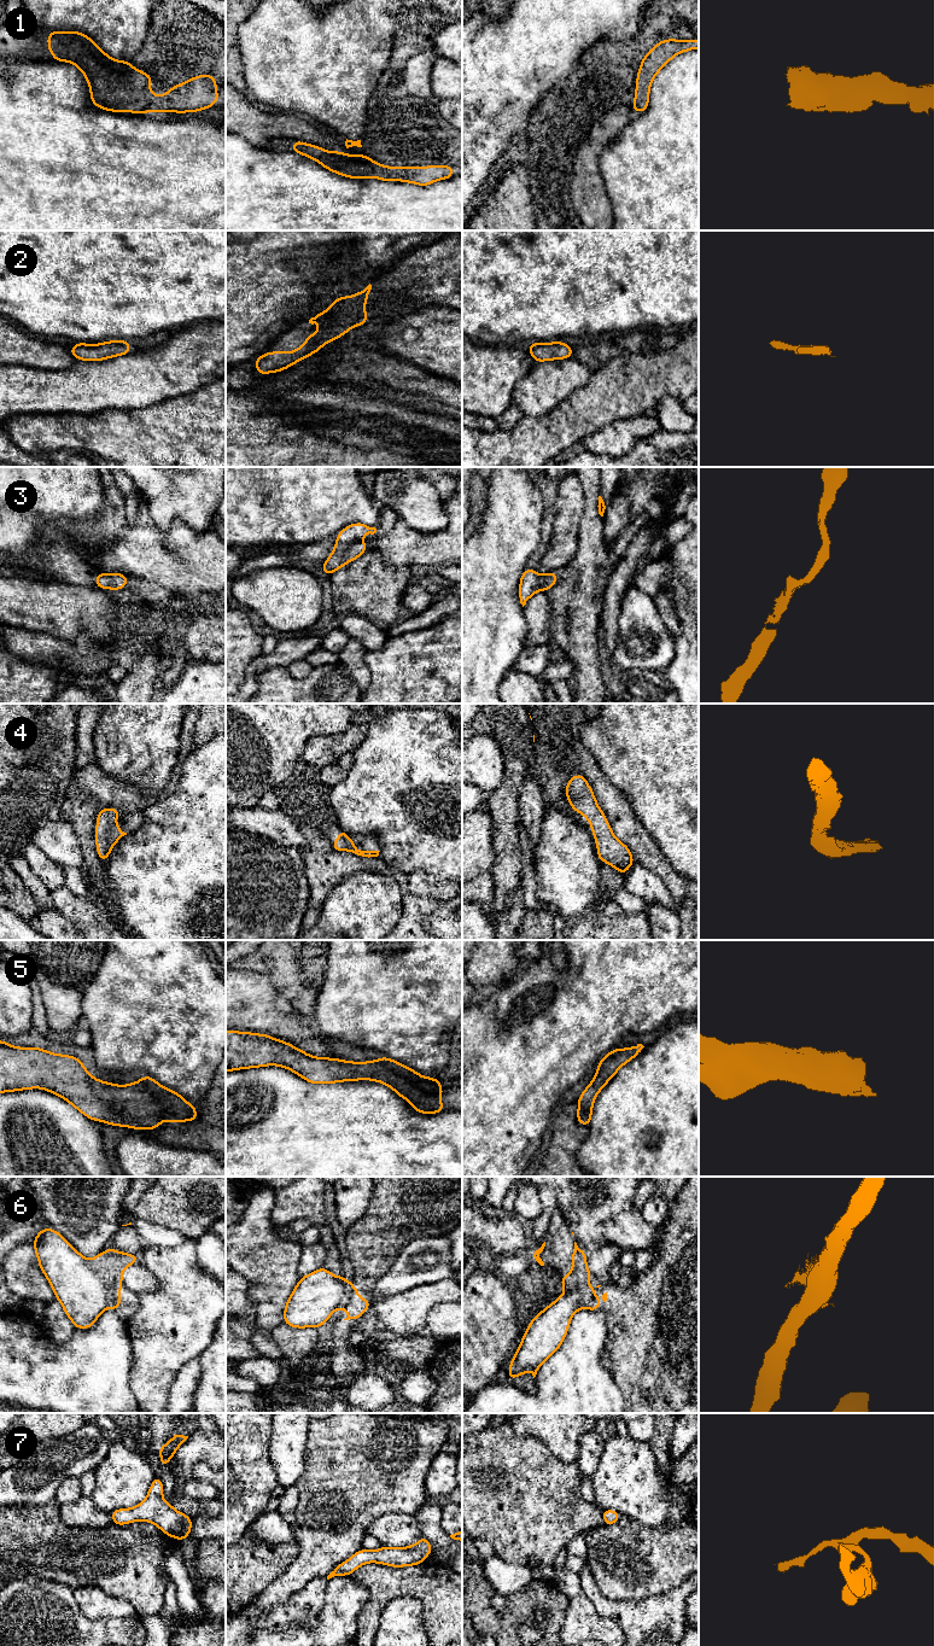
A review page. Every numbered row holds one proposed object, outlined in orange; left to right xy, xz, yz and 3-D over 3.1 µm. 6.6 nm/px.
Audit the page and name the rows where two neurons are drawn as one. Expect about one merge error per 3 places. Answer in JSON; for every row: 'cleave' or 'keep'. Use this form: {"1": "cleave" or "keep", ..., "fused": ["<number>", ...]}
{"1": "keep", "2": "keep", "3": "keep", "4": "keep", "5": "keep", "6": "cleave", "7": "keep", "fused": ["6"]}

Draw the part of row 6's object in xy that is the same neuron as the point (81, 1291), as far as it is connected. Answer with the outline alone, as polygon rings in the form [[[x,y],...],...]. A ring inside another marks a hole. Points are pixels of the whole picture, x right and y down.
[[[42,1228],[33,1243],[40,1269],[76,1329],[89,1329],[106,1309],[107,1294],[94,1268],[59,1232]]]

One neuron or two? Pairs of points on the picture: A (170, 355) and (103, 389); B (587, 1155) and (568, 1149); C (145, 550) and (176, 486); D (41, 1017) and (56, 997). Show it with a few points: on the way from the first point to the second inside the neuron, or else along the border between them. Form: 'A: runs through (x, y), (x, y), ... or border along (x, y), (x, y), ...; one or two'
A: runs through (153, 372), (147, 378), (140, 380), (120, 383); one
B: border along (589, 1127), (589, 1134), (577, 1154), (578, 1163); two
C: border along (146, 500), (164, 532), (174, 520), (185, 524); two
D: border along (39, 990), (46, 1020), (52, 1029); two

